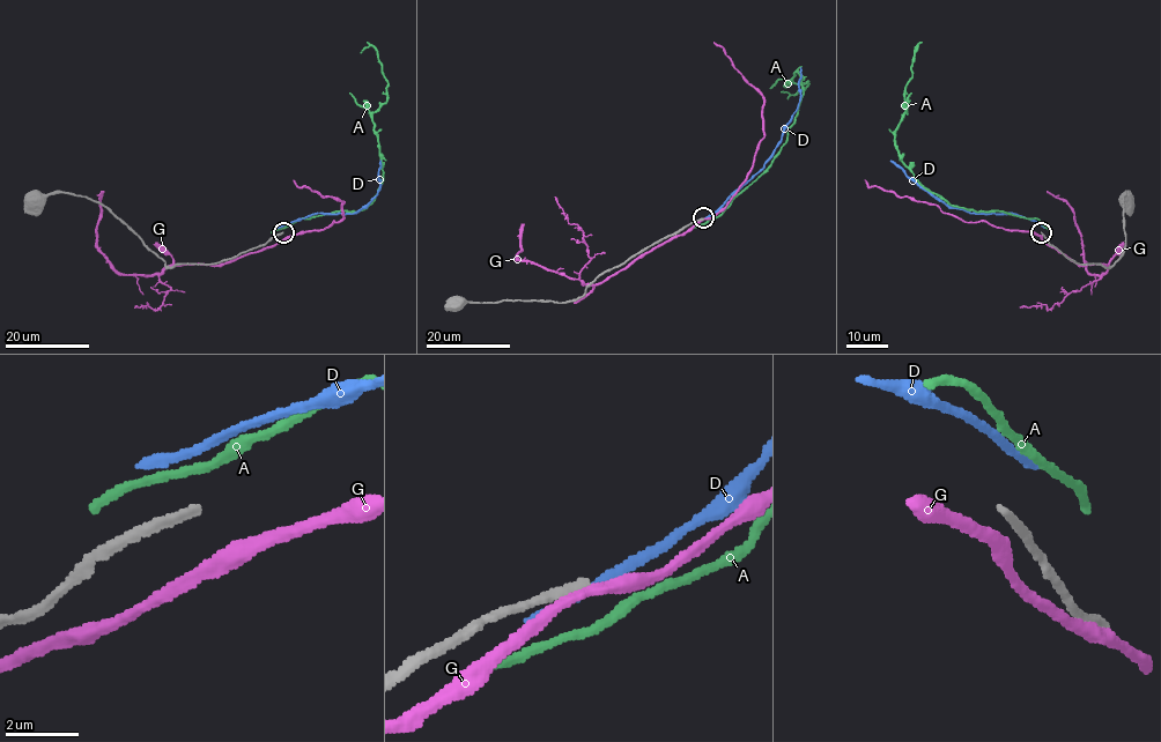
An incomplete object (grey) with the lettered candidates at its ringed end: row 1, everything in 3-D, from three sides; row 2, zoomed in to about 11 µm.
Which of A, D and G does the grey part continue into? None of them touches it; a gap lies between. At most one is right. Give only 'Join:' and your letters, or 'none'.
Join: none

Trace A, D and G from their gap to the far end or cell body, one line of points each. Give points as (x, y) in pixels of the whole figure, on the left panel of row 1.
A: (285, 228), (363, 210), (378, 193), (372, 113), (387, 81), (378, 52), (360, 53)
D: (282, 227), (317, 213), (355, 213), (363, 208), (379, 188), (381, 161)
G: (287, 236), (224, 264), (168, 266), (157, 275), (126, 275), (117, 271), (97, 246), (101, 191)

